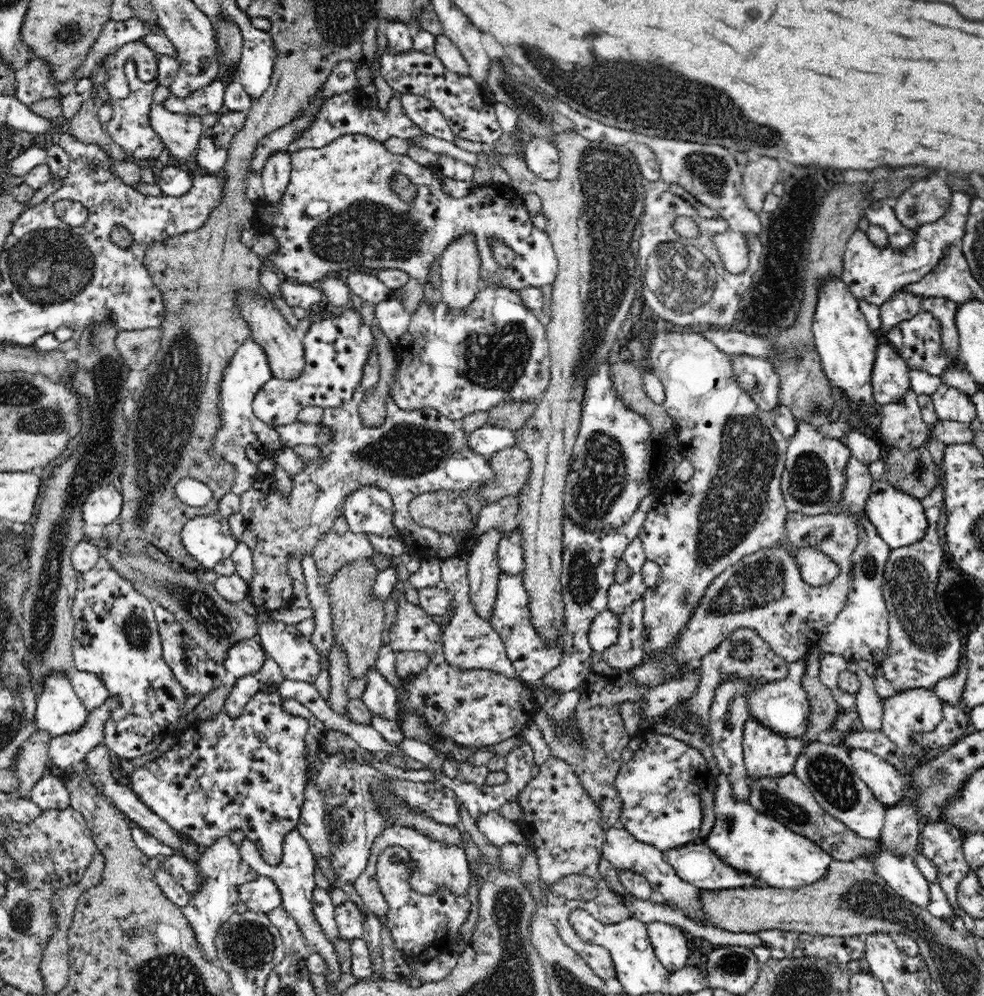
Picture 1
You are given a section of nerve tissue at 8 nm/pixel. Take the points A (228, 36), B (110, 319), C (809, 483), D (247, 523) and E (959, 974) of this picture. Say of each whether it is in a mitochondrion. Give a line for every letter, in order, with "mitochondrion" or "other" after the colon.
A: mitochondrion
B: other
C: mitochondrion
D: other
E: mitochondrion

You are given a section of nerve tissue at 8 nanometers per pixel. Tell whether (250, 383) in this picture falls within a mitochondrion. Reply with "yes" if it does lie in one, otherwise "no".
no

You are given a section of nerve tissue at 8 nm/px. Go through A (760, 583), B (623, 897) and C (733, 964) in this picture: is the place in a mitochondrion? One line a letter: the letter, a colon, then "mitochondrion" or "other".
A: mitochondrion
B: other
C: mitochondrion

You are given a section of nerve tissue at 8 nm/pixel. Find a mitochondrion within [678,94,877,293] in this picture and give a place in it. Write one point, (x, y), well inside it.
(708, 171)

